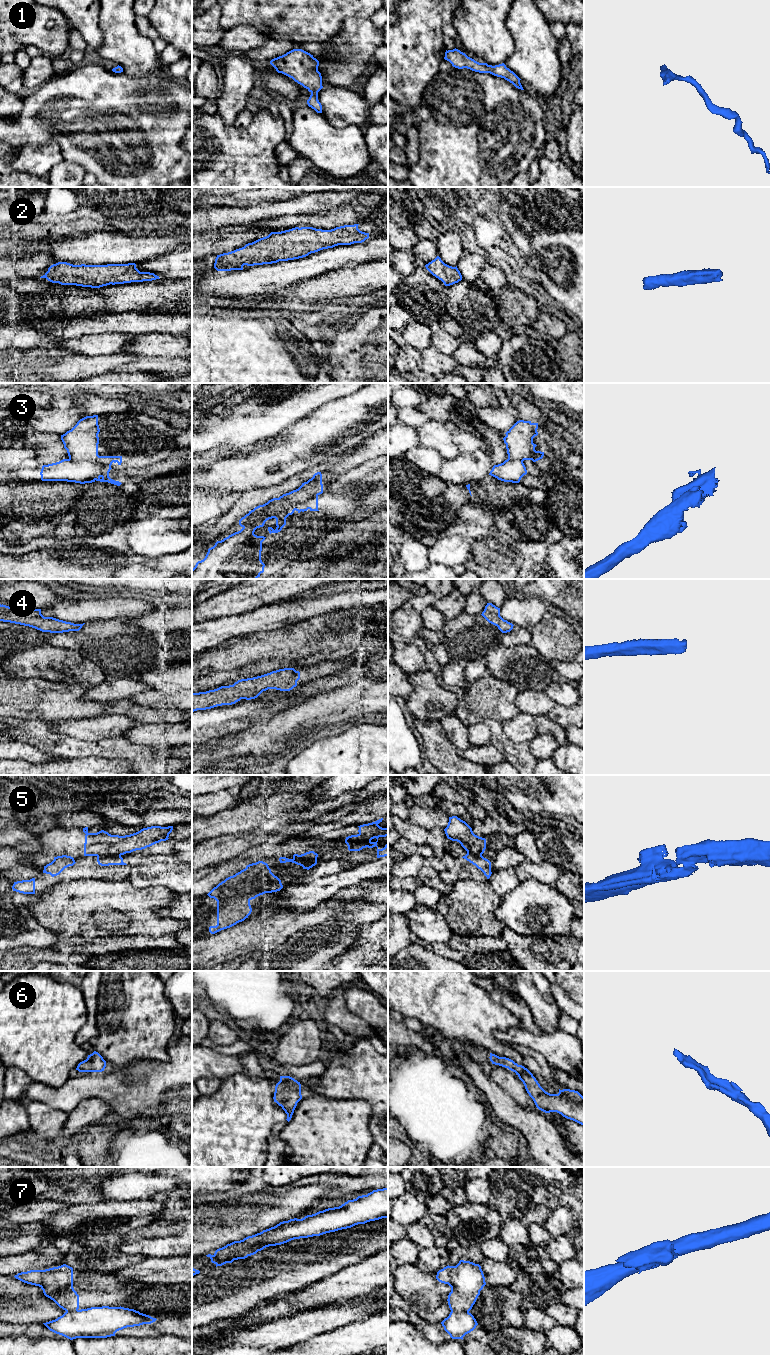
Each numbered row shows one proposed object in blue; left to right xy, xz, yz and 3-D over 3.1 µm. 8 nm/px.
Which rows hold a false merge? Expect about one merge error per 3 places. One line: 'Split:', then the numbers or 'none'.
Split: 3, 5, 7

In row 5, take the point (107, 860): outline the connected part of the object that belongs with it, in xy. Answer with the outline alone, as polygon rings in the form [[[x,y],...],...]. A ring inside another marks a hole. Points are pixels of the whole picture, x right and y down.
[[[119,855],[97,856],[97,862],[101,866],[127,865]]]

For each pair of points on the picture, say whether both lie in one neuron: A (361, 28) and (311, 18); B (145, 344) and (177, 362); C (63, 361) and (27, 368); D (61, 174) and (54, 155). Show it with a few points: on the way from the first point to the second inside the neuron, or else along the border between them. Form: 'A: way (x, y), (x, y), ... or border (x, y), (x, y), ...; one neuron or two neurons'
A: border (365, 18), (347, 17), (341, 30), (326, 41); two neurons
B: border (147, 356), (181, 358); two neurons
C: way (54, 364), (36, 365); one neuron
D: border (63, 159), (56, 163), (47, 174); two neurons

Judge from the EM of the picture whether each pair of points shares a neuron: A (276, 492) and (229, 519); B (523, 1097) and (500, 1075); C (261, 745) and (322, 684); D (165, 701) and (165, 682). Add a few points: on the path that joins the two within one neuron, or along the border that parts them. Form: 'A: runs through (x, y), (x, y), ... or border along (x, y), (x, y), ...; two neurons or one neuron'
A: runs through (264, 495), (250, 499), (241, 508); one neuron
B: runs through (517, 1091), (506, 1080); one neuron
C: border along (333, 690), (320, 692), (307, 698); two neurons
D: border along (150, 688), (163, 692), (181, 691); two neurons

